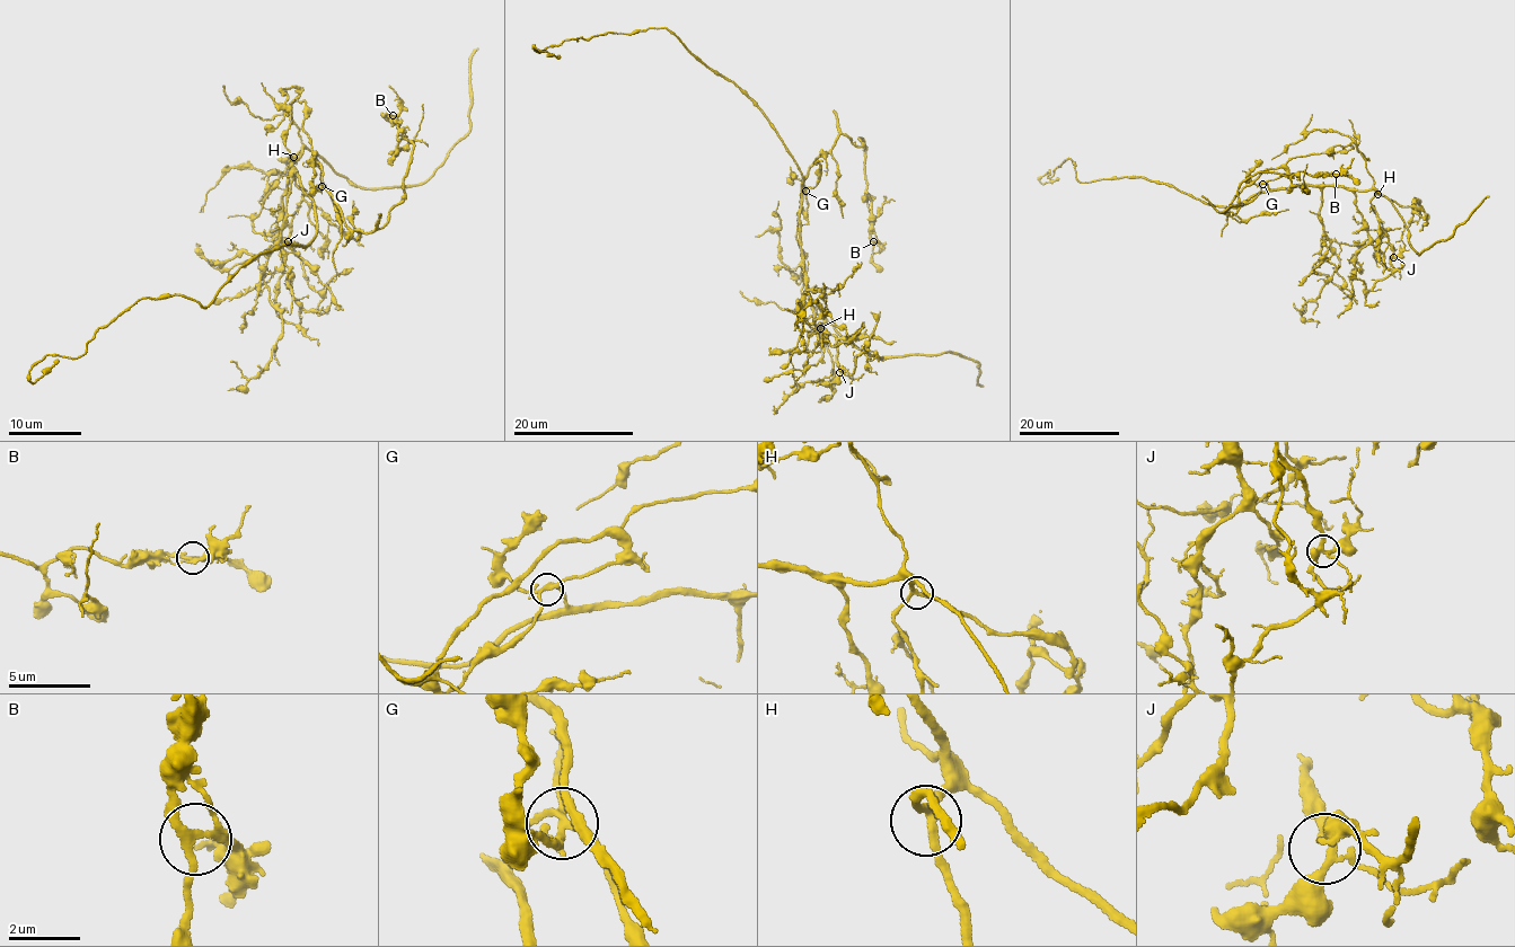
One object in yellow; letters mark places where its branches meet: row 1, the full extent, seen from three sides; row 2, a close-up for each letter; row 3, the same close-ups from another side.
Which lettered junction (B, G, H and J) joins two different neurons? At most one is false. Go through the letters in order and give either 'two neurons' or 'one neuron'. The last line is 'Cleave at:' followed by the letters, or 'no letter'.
B: one neuron
G: two neurons
H: one neuron
J: one neuron
Cleave at: G

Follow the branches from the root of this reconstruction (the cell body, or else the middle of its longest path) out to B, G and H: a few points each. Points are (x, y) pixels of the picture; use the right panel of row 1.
B: (1238, 205), (1286, 171), (1264, 170), (1218, 212), (1236, 205), (1238, 185), (1257, 173), (1336, 174)
G: (1238, 205), (1268, 188), (1262, 183)
H: (1238, 205), (1264, 191), (1298, 186), (1337, 185), (1373, 189), (1377, 194)

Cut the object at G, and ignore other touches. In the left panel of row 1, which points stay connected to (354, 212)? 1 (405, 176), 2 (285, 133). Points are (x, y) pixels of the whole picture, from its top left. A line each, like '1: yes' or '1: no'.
1: yes
2: no

